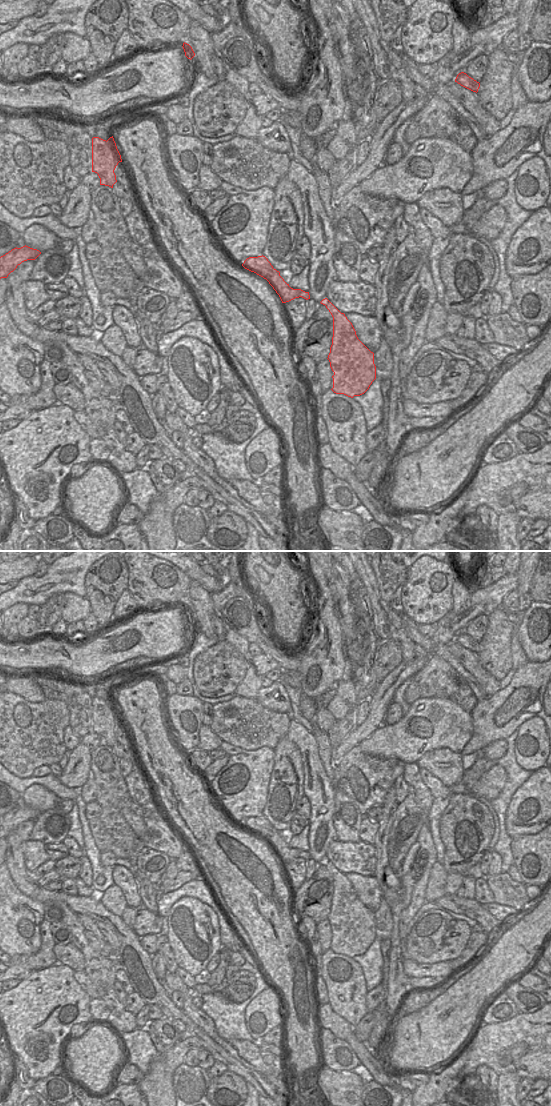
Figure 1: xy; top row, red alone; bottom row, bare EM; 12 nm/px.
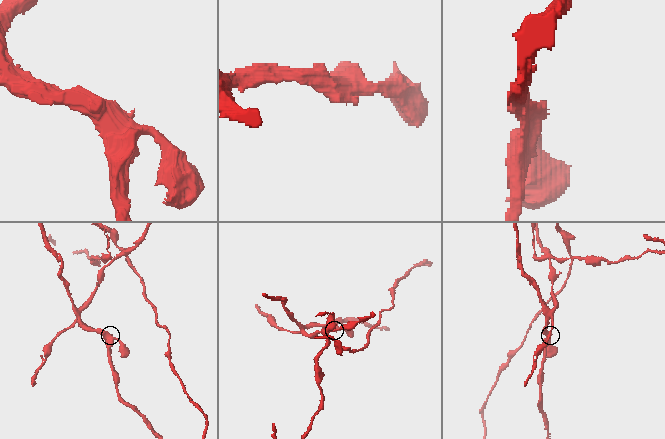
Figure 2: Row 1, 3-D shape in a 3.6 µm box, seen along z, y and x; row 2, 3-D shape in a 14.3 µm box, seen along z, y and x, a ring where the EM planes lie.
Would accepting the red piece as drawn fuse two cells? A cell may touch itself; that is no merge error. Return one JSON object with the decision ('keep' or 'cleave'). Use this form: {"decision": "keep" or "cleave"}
{"decision": "cleave"}

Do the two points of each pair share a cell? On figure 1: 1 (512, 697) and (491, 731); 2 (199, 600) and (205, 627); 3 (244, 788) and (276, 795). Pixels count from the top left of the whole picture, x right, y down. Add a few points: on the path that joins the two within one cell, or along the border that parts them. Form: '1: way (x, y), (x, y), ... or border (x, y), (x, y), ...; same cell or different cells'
1: way (511, 705), (496, 720), (496, 723); same cell
2: way (203, 607), (204, 620); same cell
3: border (272, 770), (269, 776), (268, 795), (261, 814); different cells

